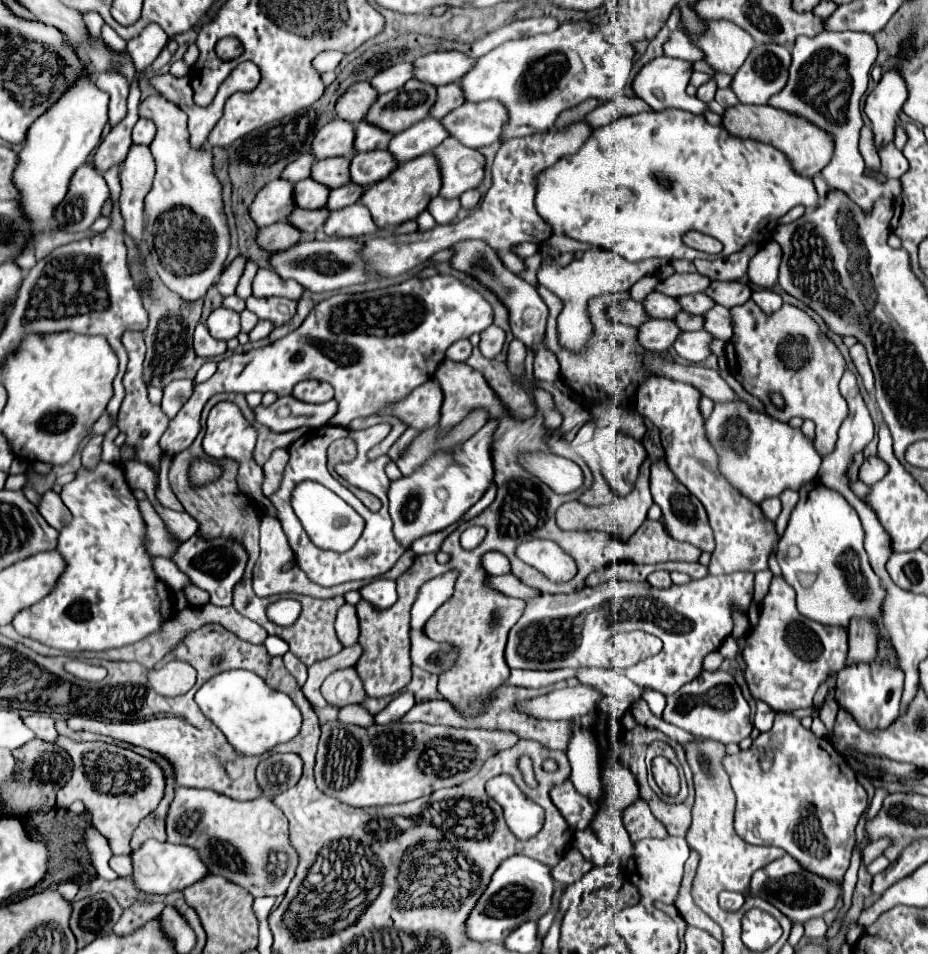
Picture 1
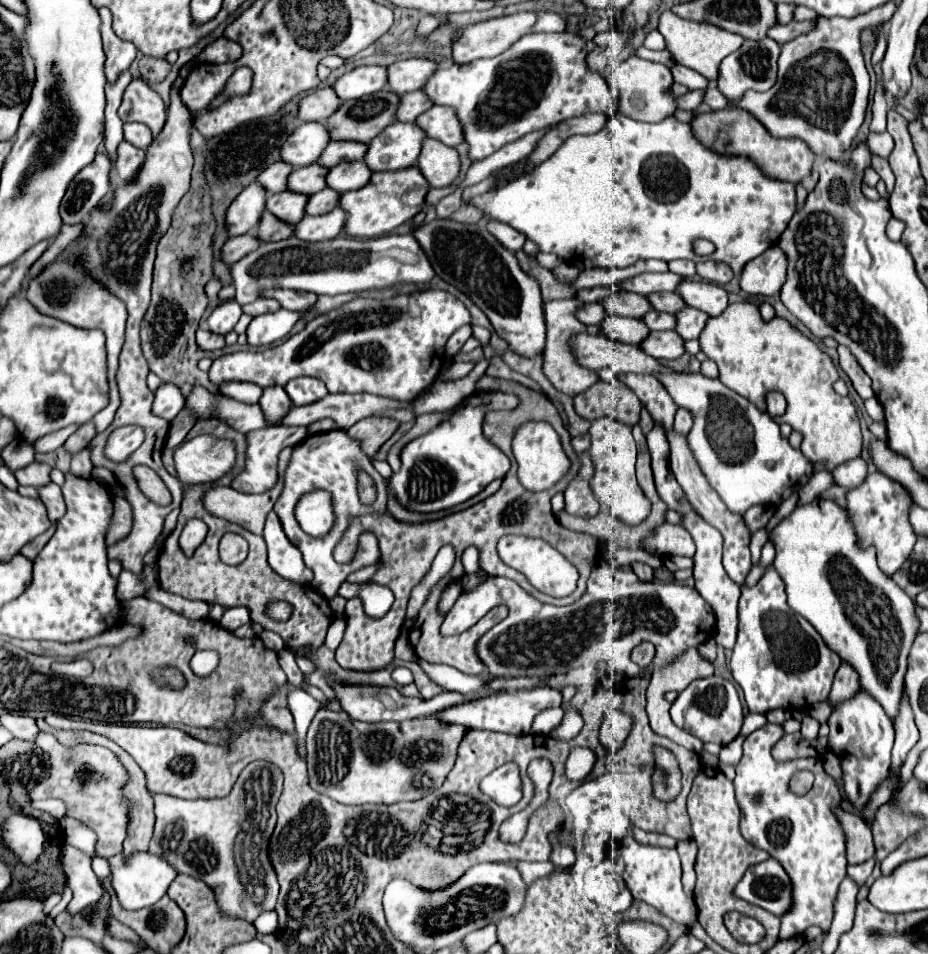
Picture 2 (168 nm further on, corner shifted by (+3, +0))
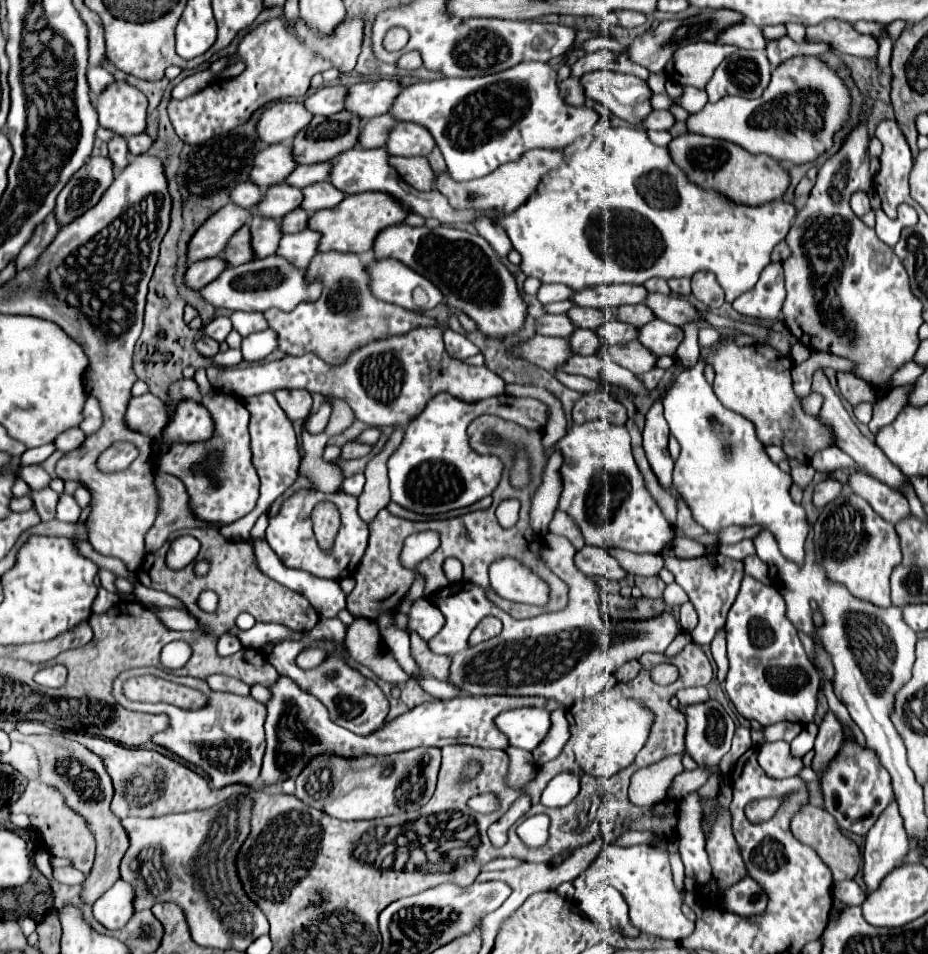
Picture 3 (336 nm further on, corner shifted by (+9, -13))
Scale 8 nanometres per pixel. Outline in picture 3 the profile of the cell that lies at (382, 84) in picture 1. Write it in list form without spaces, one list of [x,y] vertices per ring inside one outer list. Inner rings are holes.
[[[330,85],[330,87],[320,87],[316,93],[308,95],[302,105],[312,113],[312,115],[334,115],[342,111],[342,97],[346,95],[346,87],[340,85]]]

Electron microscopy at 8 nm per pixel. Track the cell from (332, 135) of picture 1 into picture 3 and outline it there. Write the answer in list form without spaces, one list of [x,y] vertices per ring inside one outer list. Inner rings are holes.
[[[270,145],[254,157],[250,171],[250,181],[260,189],[282,183],[294,169],[294,159],[290,157],[290,145]]]

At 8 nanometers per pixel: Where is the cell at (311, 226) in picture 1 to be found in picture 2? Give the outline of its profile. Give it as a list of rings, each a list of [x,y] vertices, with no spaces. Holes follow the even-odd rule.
[[[264,212],[260,226],[258,226],[258,236],[262,242],[274,242],[274,240],[286,240],[294,234],[294,224],[288,224],[284,220],[278,220],[272,216],[272,212]]]

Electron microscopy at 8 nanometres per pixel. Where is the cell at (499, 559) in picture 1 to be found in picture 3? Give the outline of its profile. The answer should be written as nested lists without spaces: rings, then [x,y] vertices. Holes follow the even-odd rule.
[[[446,559],[444,561],[444,575],[448,581],[460,581],[462,579],[462,563],[458,559]]]

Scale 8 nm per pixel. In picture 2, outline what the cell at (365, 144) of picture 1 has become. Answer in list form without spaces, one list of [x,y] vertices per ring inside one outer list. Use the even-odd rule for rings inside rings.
[[[334,140],[324,150],[324,156],[320,156],[318,164],[332,168],[334,164],[340,164],[342,160],[362,160],[368,152],[368,144],[364,142],[350,142],[350,140]]]

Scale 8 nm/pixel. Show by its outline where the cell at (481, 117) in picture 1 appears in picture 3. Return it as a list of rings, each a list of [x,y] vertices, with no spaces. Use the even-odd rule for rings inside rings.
[[[398,123],[390,131],[384,145],[384,149],[390,155],[400,155],[400,157],[428,155],[432,147],[434,147],[434,139],[430,139],[430,133],[426,133],[426,129],[414,123]]]

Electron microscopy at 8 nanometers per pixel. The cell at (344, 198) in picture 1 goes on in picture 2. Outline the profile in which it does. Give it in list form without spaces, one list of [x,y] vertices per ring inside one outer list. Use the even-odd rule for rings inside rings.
[[[324,188],[316,194],[312,194],[308,198],[308,206],[306,206],[306,212],[310,216],[320,216],[320,214],[328,214],[334,206],[338,206],[340,202],[340,192],[332,190],[332,188]]]

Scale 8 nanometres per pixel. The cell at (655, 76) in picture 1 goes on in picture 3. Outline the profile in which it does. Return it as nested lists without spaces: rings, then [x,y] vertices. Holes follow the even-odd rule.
[[[602,69],[582,75],[580,85],[584,89],[586,99],[602,103],[616,117],[632,125],[640,125],[640,119],[652,111],[652,91],[648,89],[646,81],[638,79],[636,75],[624,75]]]

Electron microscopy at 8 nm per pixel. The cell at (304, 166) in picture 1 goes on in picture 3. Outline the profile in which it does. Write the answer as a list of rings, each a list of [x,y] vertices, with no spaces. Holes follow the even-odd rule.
[[[246,181],[242,185],[236,185],[230,191],[232,203],[236,203],[238,207],[244,207],[244,209],[252,209],[252,205],[258,203],[258,197],[260,195],[262,195],[262,191],[260,189],[254,189],[254,185],[250,185],[250,181]]]

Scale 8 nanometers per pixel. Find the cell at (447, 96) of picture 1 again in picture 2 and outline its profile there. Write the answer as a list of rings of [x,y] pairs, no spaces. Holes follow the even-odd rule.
[[[424,90],[404,94],[402,104],[400,104],[400,112],[396,114],[396,120],[398,122],[414,122],[420,114],[430,110],[432,106],[434,106],[434,102],[428,98],[428,94]]]

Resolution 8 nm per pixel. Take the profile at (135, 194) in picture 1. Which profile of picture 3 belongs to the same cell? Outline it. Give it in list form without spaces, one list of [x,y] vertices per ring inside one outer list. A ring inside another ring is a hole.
[[[116,135],[108,141],[108,151],[110,151],[110,159],[114,163],[116,171],[122,171],[128,165],[128,147],[126,147],[126,139],[122,135]]]

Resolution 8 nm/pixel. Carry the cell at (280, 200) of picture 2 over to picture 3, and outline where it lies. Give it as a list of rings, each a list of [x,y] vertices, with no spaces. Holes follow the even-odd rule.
[[[254,217],[250,233],[252,233],[250,243],[252,243],[254,261],[276,253],[278,241],[282,237],[282,233],[278,233],[278,221],[270,221],[268,217]]]

